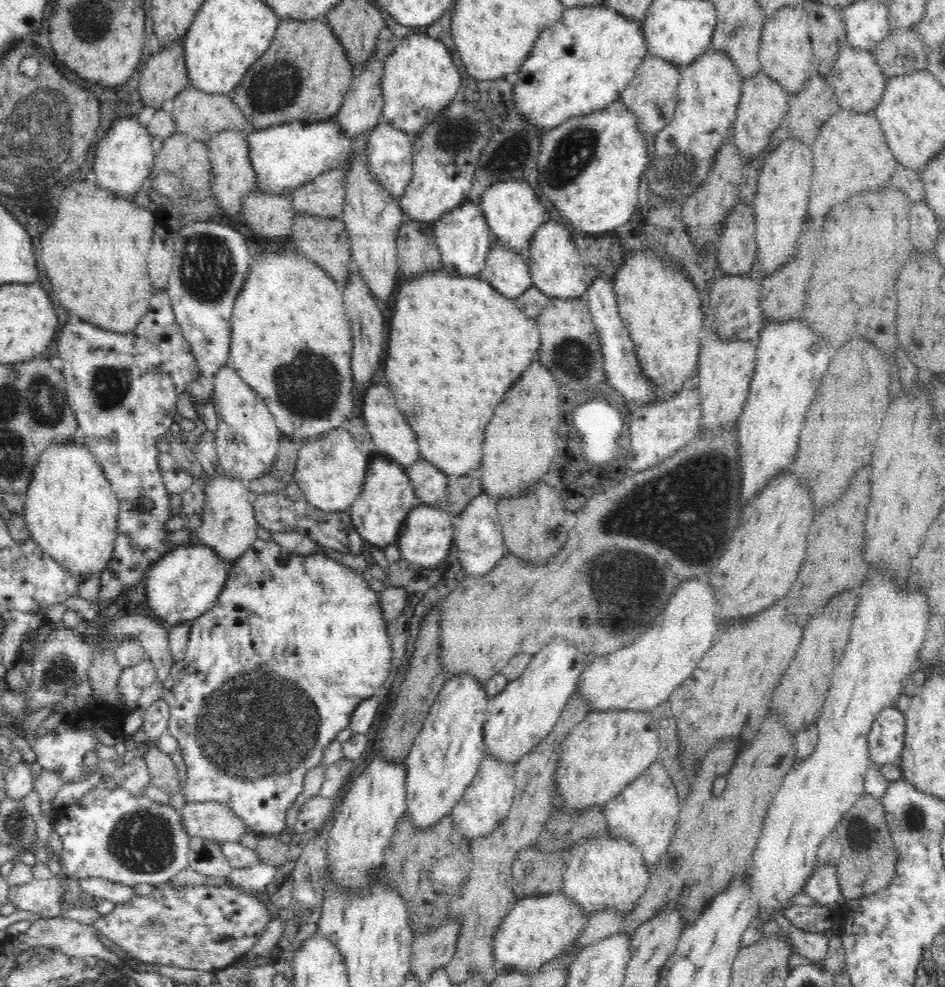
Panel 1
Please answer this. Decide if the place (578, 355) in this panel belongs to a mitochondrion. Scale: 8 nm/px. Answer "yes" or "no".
yes

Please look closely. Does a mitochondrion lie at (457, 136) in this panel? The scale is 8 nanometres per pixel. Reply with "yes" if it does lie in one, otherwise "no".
yes

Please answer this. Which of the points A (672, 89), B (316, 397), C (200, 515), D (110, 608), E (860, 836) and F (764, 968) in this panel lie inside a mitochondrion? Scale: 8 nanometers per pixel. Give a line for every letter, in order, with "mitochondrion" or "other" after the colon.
A: other
B: mitochondrion
C: other
D: other
E: mitochondrion
F: other

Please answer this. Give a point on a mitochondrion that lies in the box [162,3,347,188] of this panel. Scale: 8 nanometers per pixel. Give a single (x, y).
(275, 87)

